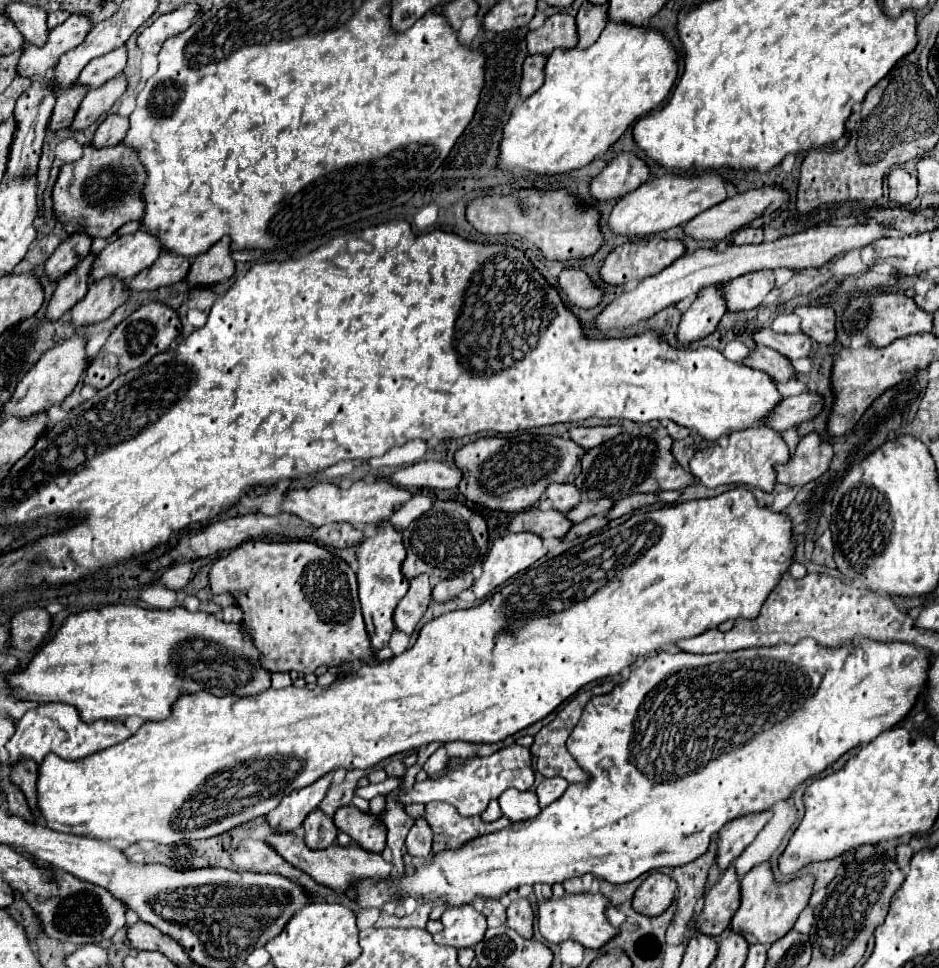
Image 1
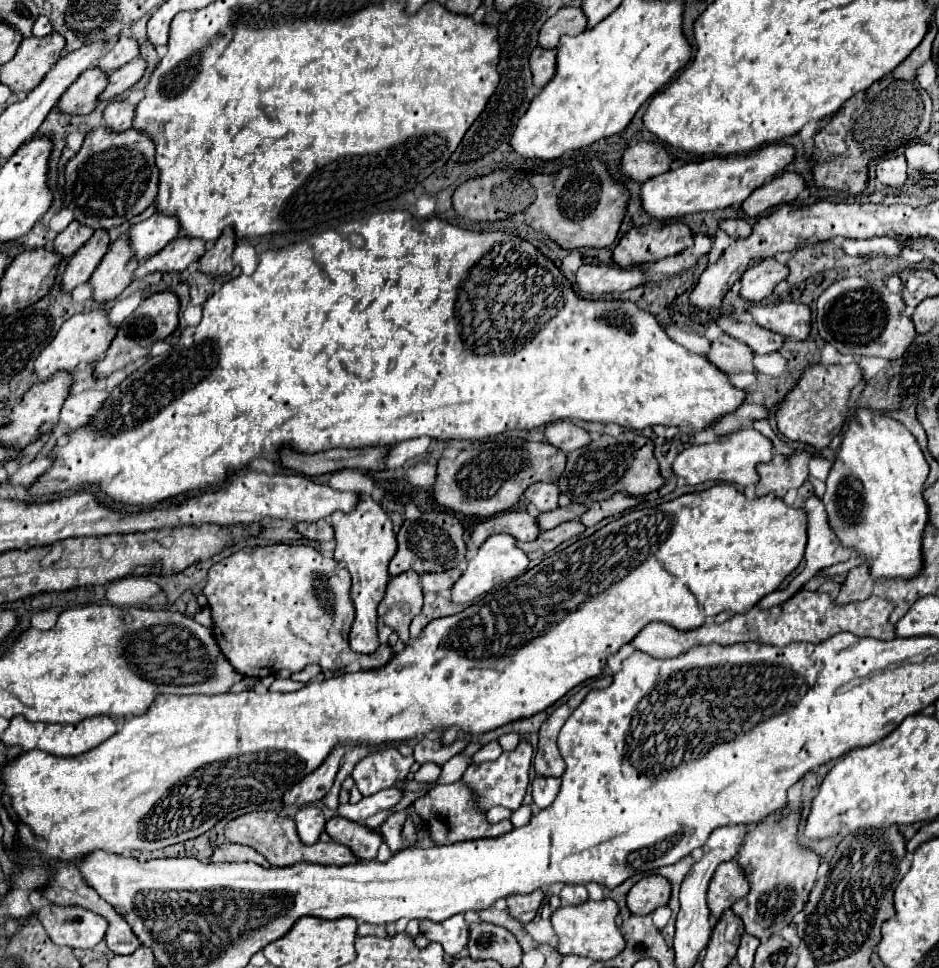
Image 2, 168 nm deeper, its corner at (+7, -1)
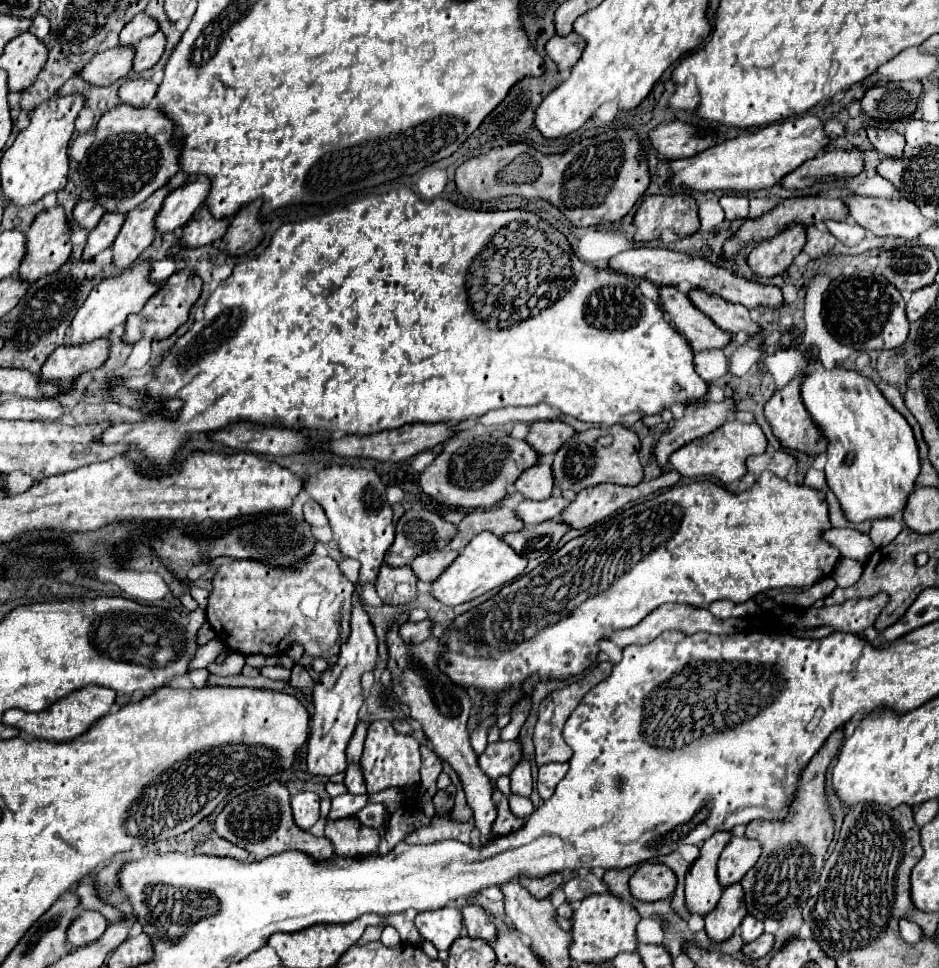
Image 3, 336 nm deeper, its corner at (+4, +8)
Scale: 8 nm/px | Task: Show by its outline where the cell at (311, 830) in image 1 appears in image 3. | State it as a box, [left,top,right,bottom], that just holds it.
[292,793,320,829]

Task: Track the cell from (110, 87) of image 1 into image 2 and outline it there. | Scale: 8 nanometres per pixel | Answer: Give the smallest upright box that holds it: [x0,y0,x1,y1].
[97,58,145,102]

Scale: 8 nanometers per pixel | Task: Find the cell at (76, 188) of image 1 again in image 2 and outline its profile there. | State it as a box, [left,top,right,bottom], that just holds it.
[65,126,159,230]

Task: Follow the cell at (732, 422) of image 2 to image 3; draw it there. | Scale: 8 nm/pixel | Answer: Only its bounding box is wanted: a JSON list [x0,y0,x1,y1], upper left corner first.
[652,399,734,471]

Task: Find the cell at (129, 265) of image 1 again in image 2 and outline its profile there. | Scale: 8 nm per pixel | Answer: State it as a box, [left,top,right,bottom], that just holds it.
[127,212,179,260]

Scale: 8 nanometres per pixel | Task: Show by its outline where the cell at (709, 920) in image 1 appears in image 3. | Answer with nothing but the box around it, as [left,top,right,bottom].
[718,837,760,887]

